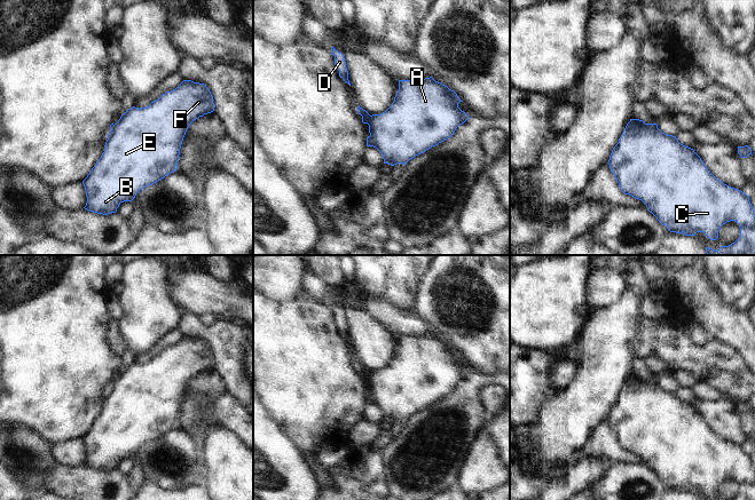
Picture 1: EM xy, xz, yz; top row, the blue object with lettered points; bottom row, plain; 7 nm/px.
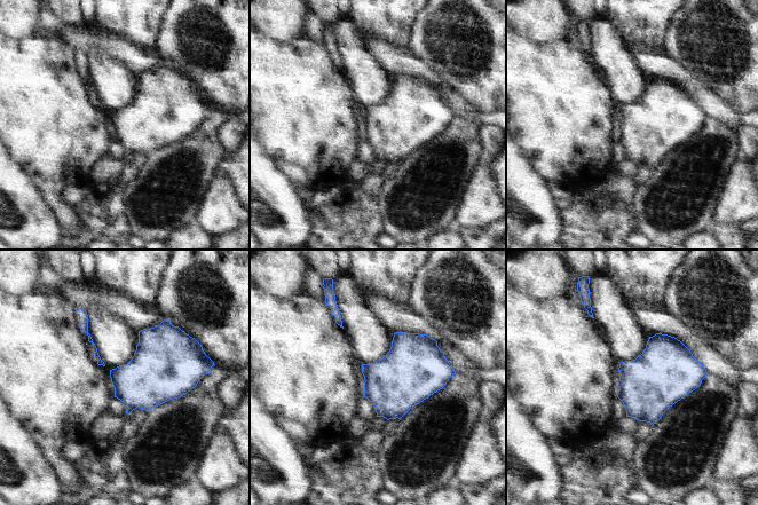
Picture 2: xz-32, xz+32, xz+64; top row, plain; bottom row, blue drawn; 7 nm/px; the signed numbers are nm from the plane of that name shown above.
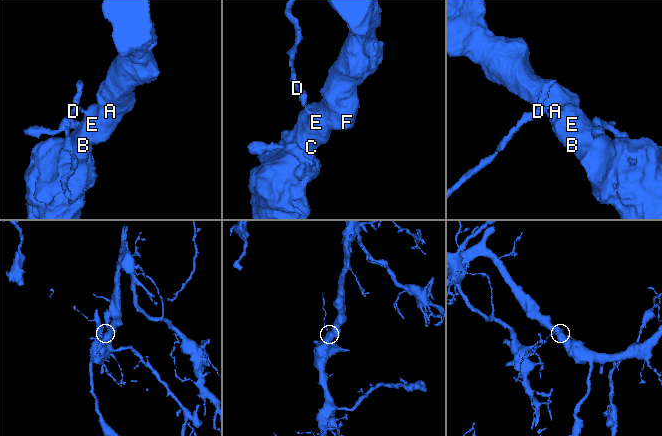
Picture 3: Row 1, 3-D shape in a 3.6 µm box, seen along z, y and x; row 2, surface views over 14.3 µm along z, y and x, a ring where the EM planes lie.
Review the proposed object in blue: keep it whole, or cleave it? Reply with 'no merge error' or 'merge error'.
merge error

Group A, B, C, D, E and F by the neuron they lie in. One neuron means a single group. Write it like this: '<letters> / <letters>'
A B C E F / D

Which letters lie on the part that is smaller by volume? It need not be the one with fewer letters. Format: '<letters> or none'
D

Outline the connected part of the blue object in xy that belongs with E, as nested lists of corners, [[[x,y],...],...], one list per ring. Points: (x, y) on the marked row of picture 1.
[[[183,80],[147,108],[131,108],[121,114],[108,134],[105,150],[82,181],[87,203],[85,209],[108,215],[124,201],[178,169],[181,144],[190,124],[214,111],[210,89],[199,82]]]

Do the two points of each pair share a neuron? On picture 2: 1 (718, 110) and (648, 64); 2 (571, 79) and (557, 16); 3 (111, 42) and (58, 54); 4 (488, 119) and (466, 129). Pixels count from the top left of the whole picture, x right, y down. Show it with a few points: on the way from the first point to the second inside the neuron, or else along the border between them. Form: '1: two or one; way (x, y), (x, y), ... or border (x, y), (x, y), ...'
1: one; way (701, 94), (683, 77), (665, 68)
2: two; border (565, 39), (536, 42)
3: two; border (48, 34), (58, 38), (72, 49)
4: one; way (482, 119), (476, 119), (472, 124)

